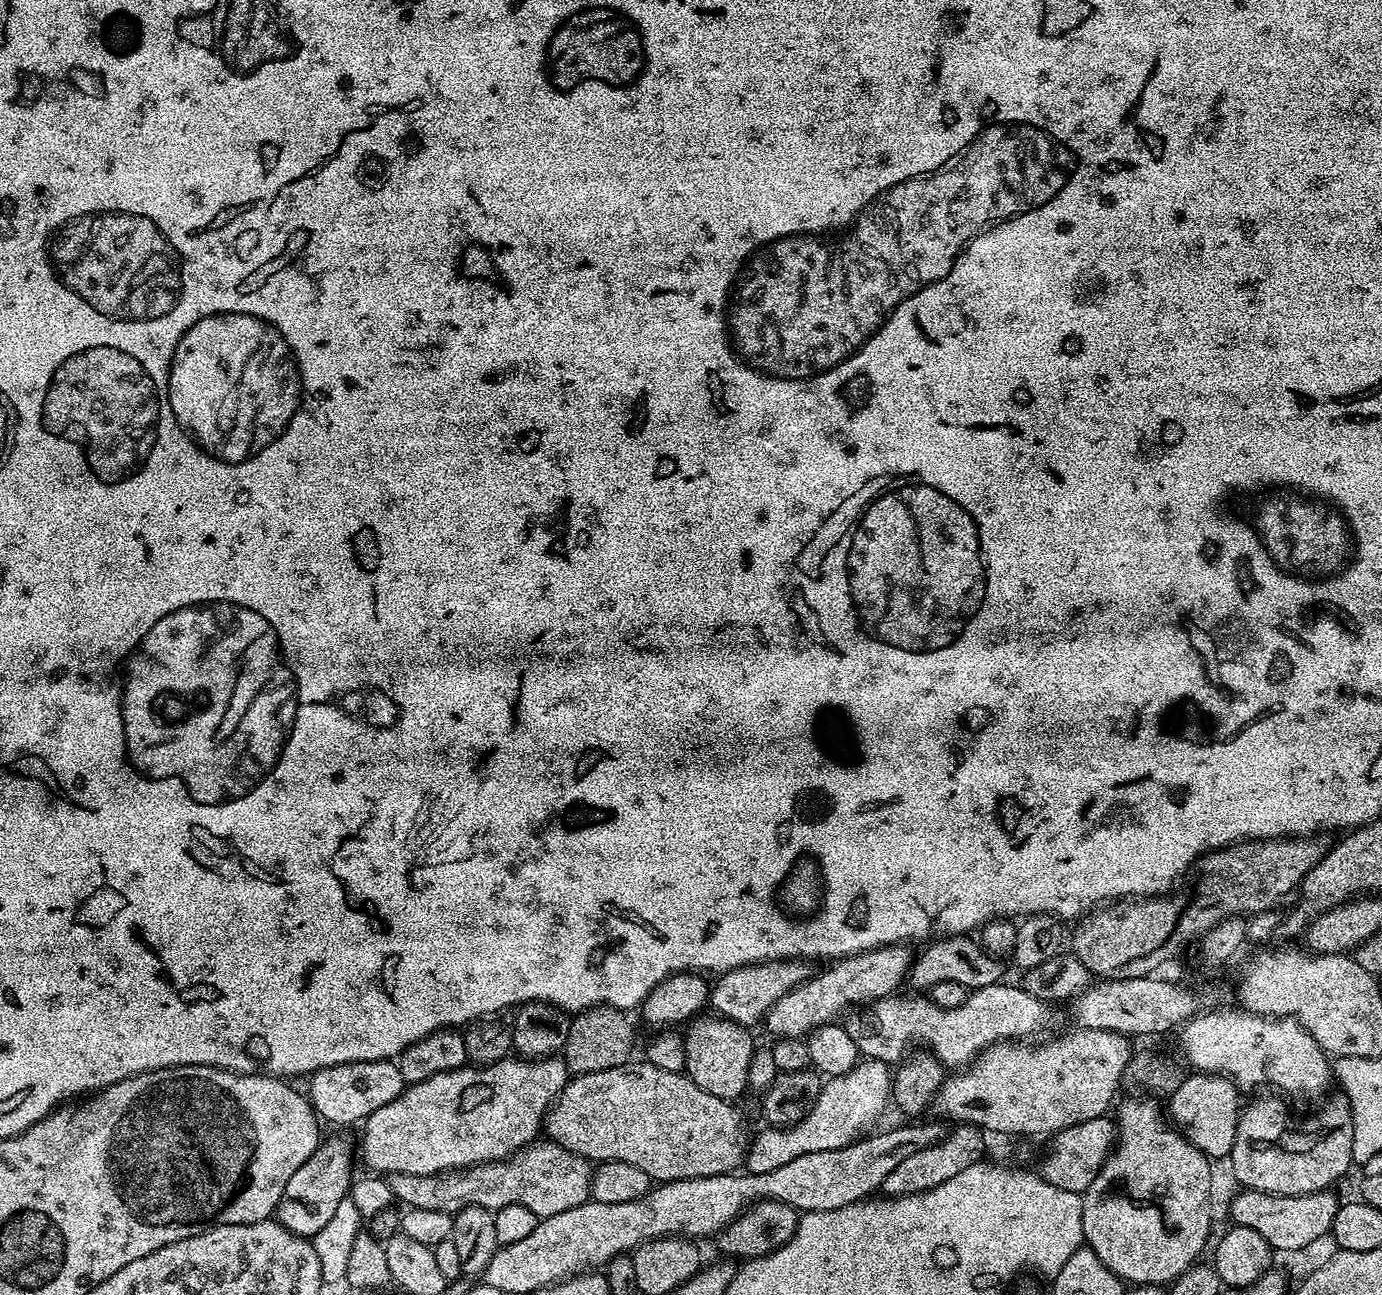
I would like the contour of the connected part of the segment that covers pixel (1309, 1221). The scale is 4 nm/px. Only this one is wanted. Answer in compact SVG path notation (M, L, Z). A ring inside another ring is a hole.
M1253 1188L1237 1191L1232 1200L1232 1224L1250 1226L1258 1230L1262 1238L1277 1253L1296 1252L1299 1248L1308 1248L1315 1240L1327 1237L1332 1231L1332 1223L1338 1211L1335 1191L1325 1190L1301 1196L1275 1196L1259 1192Z

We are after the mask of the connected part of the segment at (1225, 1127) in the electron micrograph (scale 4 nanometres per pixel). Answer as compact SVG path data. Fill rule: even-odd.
M1193 1071L1185 1075L1178 1090L1167 1097L1166 1112L1171 1123L1179 1126L1178 1131L1198 1150L1205 1152L1209 1158L1217 1158L1216 1156L1228 1158L1232 1154L1242 1111L1240 1096L1241 1089L1227 1076L1215 1072Z

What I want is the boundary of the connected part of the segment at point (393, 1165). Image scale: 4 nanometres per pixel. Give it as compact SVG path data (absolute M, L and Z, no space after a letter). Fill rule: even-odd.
M559 1055L546 1056L539 1060L530 1060L527 1058L505 1058L494 1062L493 1064L485 1064L483 1066L465 1066L458 1070L446 1070L442 1074L434 1074L434 1078L426 1078L417 1084L410 1084L405 1087L402 1094L398 1094L398 1098L394 1098L394 1102L386 1102L386 1106L382 1106L378 1110L374 1110L374 1114L370 1114L367 1120L363 1121L364 1137L361 1138L360 1144L358 1140L358 1156L364 1159L365 1169L371 1170L376 1174L432 1174L434 1172L451 1172L454 1168L472 1168L476 1164L489 1164L492 1160L504 1160L508 1156L513 1156L519 1148L525 1148L526 1145L533 1143L541 1135L542 1129L546 1124L548 1109L551 1108L560 1091L568 1085L570 1073L566 1062Z

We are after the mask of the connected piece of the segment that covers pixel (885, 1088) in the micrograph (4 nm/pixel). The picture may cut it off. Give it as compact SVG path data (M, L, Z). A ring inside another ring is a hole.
M861 1059L850 1072L842 1075L829 1077L820 1088L819 1098L814 1106L809 1110L803 1120L789 1125L787 1128L777 1128L770 1126L766 1131L760 1133L756 1140L749 1145L745 1157L745 1169L752 1173L769 1173L770 1170L776 1170L781 1166L792 1162L804 1154L817 1153L821 1150L834 1150L845 1148L853 1141L859 1139L864 1133L867 1133L872 1127L872 1122L876 1121L889 1105L891 1099L891 1081L892 1072L889 1065L884 1064L878 1059Z

